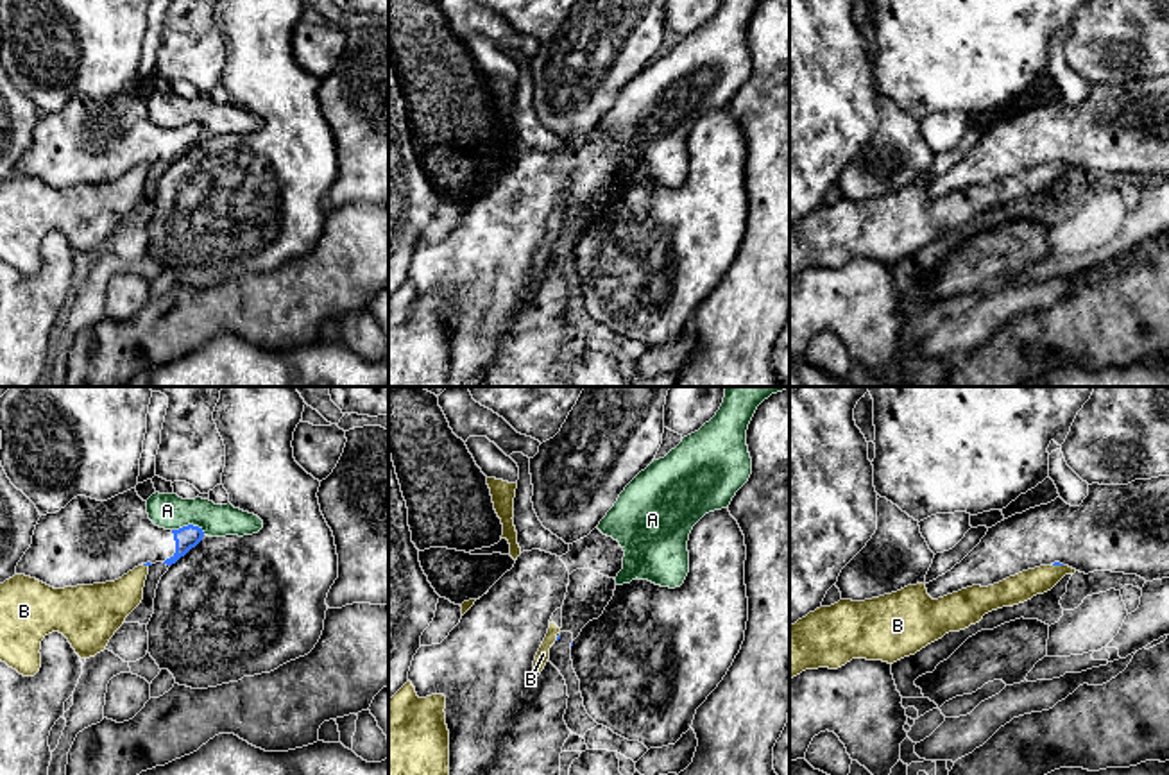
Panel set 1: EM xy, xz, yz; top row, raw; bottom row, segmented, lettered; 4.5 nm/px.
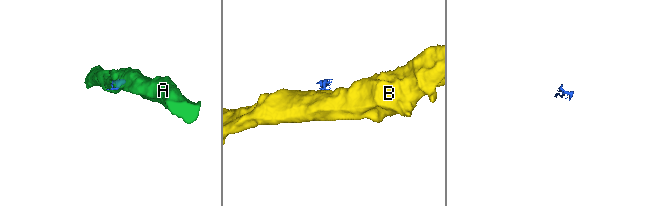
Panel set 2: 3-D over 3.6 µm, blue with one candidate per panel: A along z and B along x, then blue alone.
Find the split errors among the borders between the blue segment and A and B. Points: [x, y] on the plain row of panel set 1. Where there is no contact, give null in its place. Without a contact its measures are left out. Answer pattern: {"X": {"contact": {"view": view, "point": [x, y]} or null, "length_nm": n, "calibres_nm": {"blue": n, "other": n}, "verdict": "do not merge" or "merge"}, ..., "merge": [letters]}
{"A": {"contact": {"view": "xy", "point": [188, 124]}, "length_nm": 150, "calibres_nm": {"blue": 110, "other": 160}, "verdict": "do not merge"}, "B": {"contact": {"view": "yz", "point": [1057, 163]}, "length_nm": 60, "calibres_nm": {"blue": 20, "other": 130}, "verdict": "do not merge"}, "merge": []}

